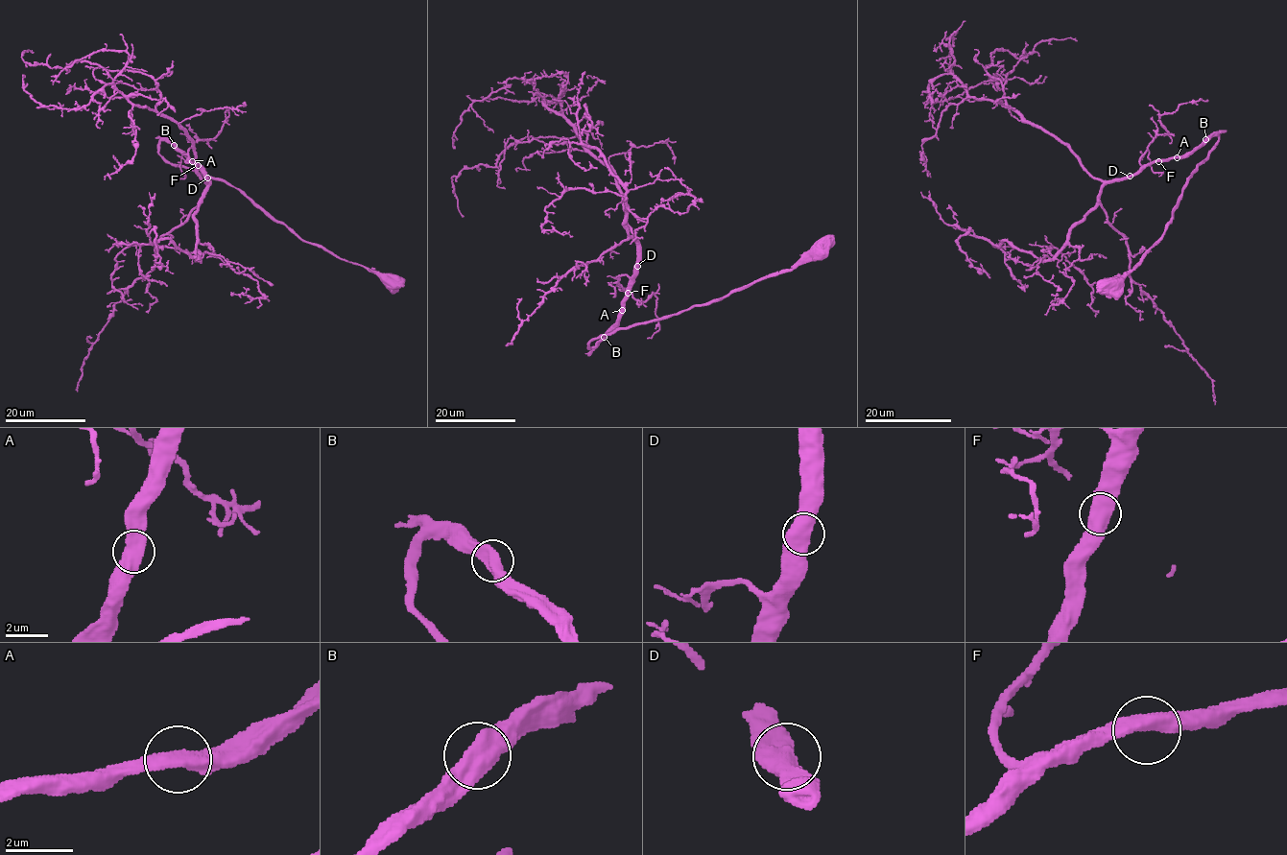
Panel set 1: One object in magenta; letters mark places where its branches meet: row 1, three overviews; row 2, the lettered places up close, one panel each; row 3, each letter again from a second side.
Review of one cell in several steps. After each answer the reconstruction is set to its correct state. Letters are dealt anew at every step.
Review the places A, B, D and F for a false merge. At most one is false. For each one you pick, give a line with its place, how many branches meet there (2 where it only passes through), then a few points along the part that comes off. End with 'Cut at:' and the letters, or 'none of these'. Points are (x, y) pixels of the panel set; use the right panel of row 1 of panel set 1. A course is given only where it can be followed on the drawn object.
Cut at: none of these

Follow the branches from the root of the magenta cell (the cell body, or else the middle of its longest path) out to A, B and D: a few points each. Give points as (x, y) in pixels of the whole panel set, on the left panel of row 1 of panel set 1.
A: (391, 279), (301, 240), (225, 182), (171, 165), (159, 153), (159, 143), (168, 141), (192, 161)
B: (391, 279), (301, 240), (225, 182), (171, 165), (159, 153), (159, 143), (170, 141), (174, 145)
D: (391, 279), (301, 240), (225, 182), (171, 165), (159, 153), (159, 143), (168, 141), (207, 178)

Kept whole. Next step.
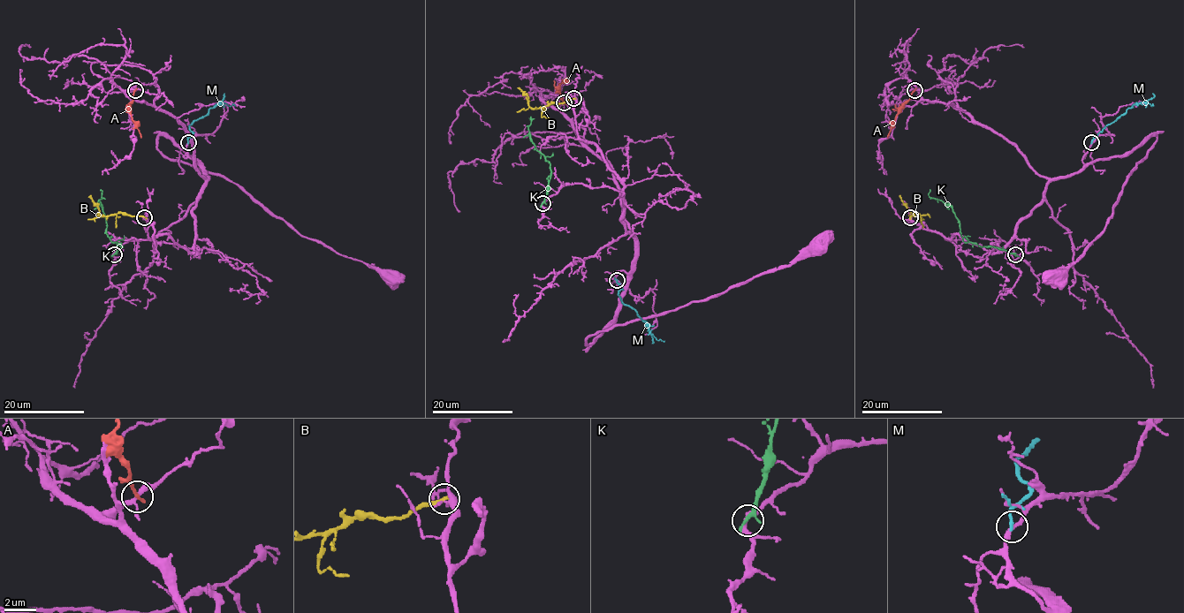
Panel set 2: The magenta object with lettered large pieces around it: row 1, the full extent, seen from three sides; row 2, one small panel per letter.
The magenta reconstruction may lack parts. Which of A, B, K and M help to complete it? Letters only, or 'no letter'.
B

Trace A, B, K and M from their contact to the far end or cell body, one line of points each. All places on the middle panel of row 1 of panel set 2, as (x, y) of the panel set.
A: (564, 102), (560, 85), (570, 76)
B: (573, 99), (532, 109), (528, 97), (519, 87)
K: (542, 204), (550, 170), (550, 163), (532, 141), (528, 128), (532, 117), (528, 117)
M: (617, 280), (622, 287), (618, 295), (625, 304), (632, 306), (658, 340), (664, 340)

